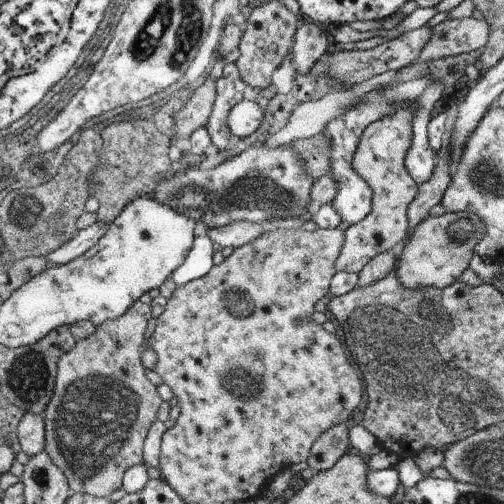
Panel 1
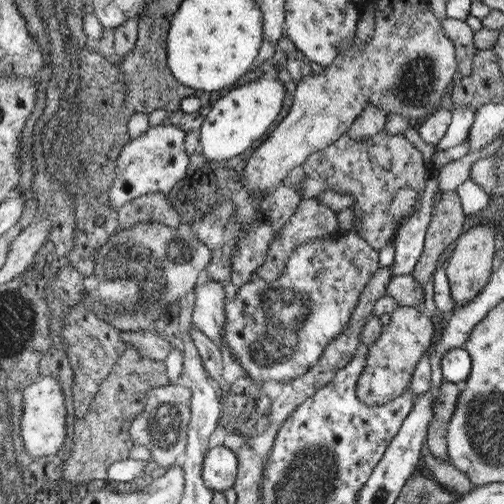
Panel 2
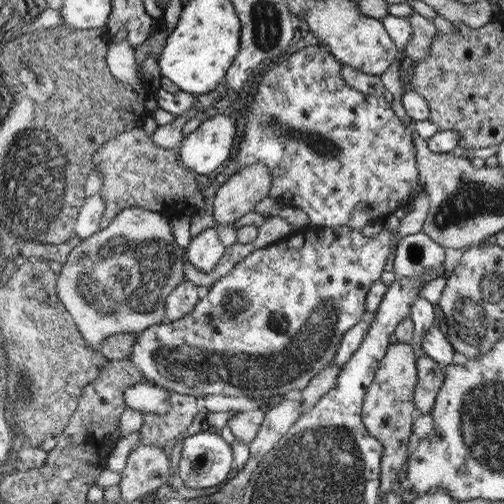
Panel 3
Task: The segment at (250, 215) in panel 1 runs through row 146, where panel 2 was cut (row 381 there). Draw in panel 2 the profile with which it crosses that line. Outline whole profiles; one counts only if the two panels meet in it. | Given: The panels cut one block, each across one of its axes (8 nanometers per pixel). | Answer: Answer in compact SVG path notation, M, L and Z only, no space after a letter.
M353 230L297 246L275 282L253 278L239 286L233 300L225 300L223 342L231 358L257 384L271 380L289 384L301 378L319 362L321 350L347 330L361 292L375 272L375 248Z

